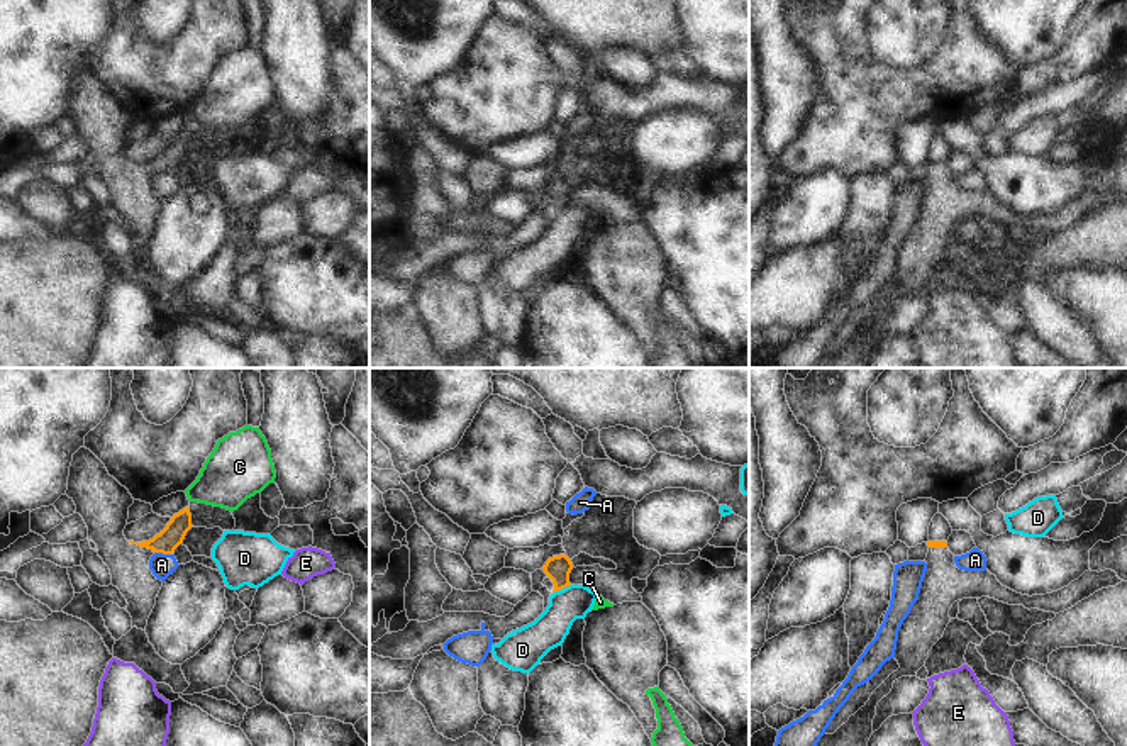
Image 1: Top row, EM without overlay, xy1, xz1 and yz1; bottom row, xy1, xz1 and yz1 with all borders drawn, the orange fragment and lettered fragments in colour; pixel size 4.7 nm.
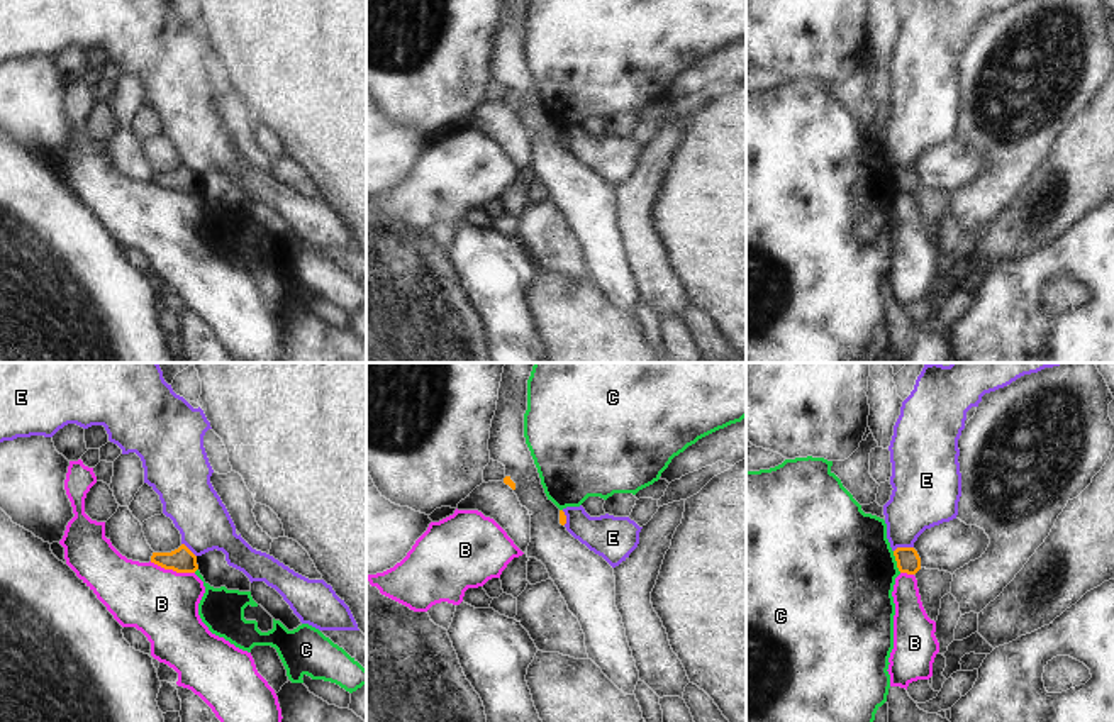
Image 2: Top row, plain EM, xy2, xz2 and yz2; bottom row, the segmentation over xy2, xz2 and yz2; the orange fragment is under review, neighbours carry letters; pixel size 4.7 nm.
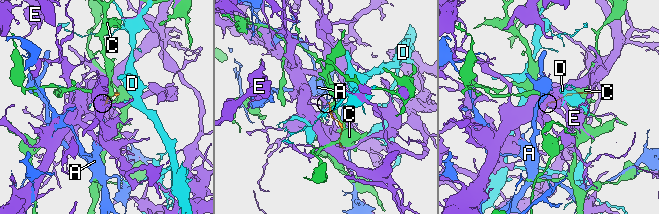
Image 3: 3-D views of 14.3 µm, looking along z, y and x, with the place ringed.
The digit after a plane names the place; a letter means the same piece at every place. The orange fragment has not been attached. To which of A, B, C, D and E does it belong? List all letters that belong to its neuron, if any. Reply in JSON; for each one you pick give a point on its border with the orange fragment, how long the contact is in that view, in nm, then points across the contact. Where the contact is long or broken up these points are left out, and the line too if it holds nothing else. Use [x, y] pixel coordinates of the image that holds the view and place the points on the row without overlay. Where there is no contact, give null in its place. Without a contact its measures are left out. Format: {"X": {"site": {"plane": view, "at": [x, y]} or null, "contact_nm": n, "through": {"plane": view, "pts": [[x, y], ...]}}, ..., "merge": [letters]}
{"merge": []}

